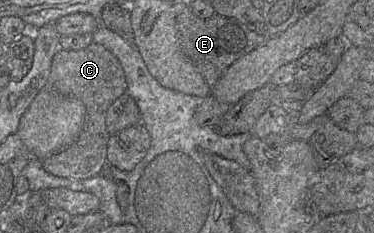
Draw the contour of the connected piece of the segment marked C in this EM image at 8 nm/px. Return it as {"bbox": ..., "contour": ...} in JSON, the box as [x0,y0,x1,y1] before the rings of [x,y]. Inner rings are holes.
{"bbox":[41,42,127,181],"contour":[[[92,42],[81,50],[59,49],[53,56],[47,87],[82,101],[86,107],[83,129],[77,140],[63,150],[41,160],[44,170],[54,176],[83,181],[99,174],[106,161],[109,133],[106,112],[127,91],[124,71],[118,59],[105,47]]]}

